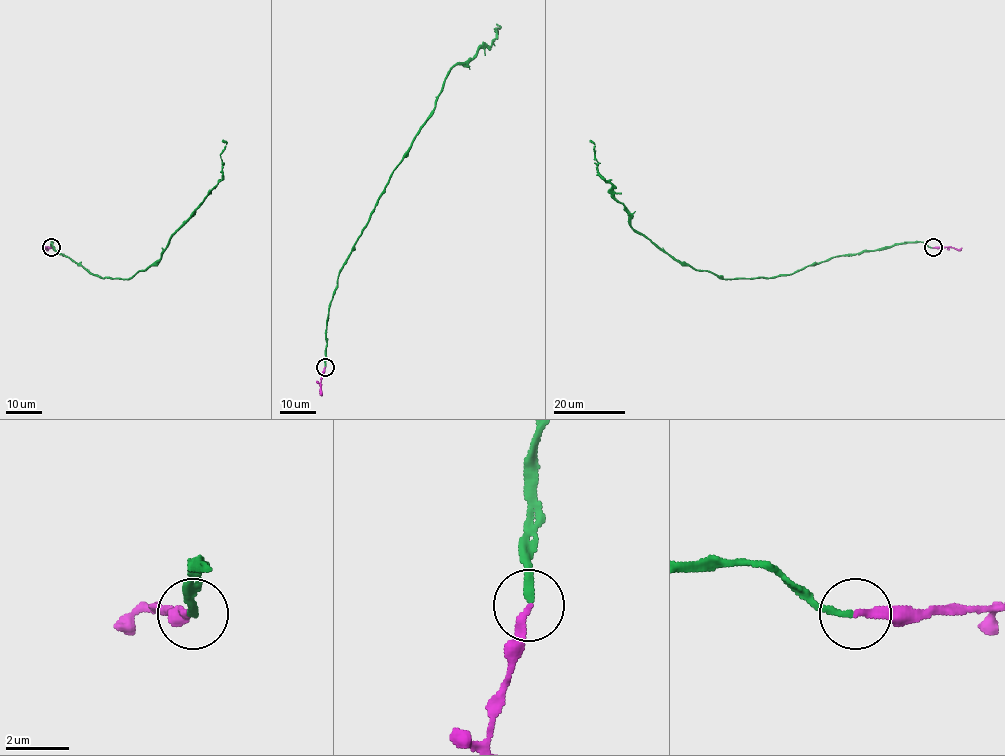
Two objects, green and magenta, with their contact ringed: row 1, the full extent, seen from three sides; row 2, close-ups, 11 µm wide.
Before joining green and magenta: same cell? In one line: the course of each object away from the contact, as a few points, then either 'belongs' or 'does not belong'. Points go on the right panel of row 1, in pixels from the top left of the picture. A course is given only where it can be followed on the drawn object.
course green (932, 248), (904, 241), (789, 274), (719, 278), (671, 257), (630, 225), (628, 211), (599, 174), (590, 140); course magenta (932, 248), (961, 248); belongs

